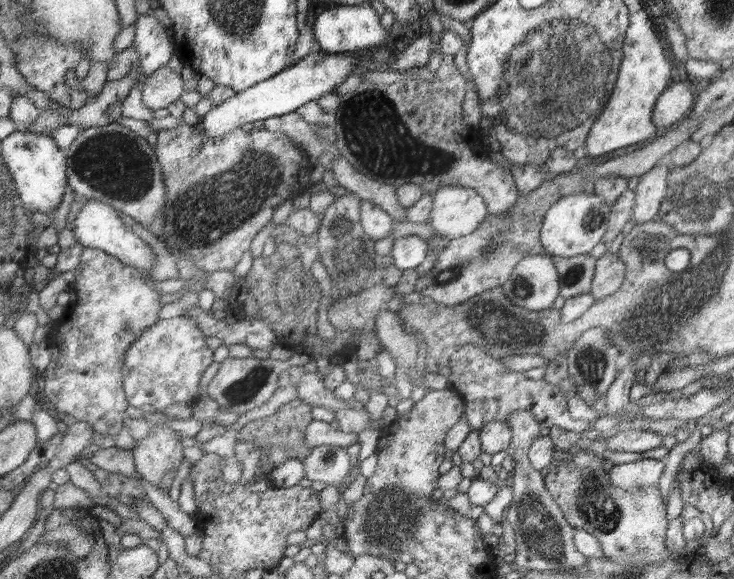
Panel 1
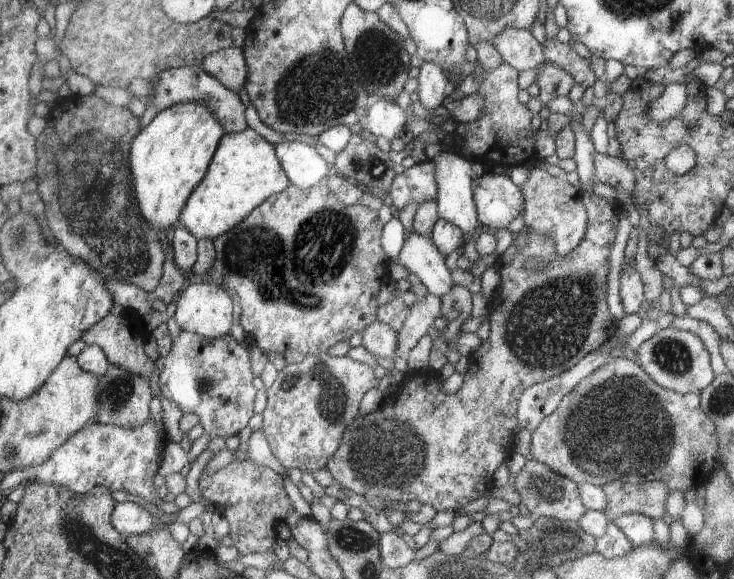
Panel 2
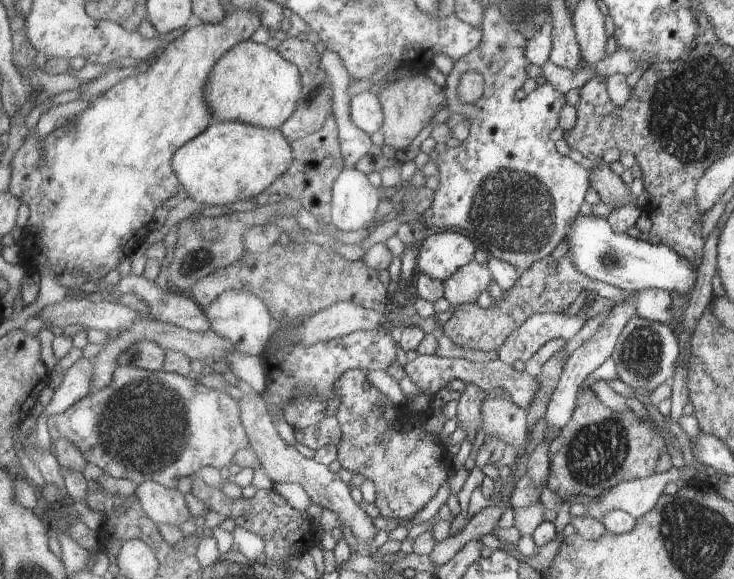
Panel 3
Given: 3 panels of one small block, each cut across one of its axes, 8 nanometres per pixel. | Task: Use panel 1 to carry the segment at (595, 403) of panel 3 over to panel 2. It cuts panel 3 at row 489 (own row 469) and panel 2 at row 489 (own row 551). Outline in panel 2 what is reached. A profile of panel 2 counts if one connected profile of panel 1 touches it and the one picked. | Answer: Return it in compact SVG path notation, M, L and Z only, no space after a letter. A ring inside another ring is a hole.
M616 480L602 488L607 499L604 512L610 520L624 514L641 513L654 522L666 514L664 504L667 504L670 490L663 481L633 484Z

